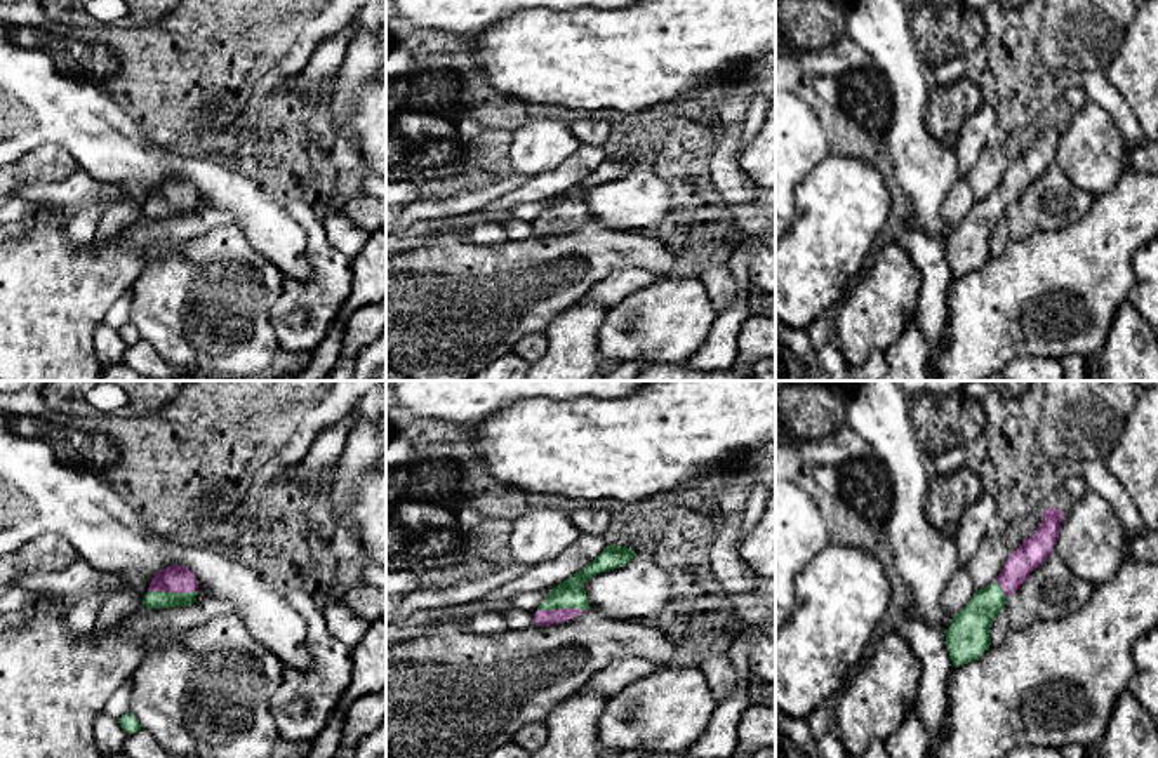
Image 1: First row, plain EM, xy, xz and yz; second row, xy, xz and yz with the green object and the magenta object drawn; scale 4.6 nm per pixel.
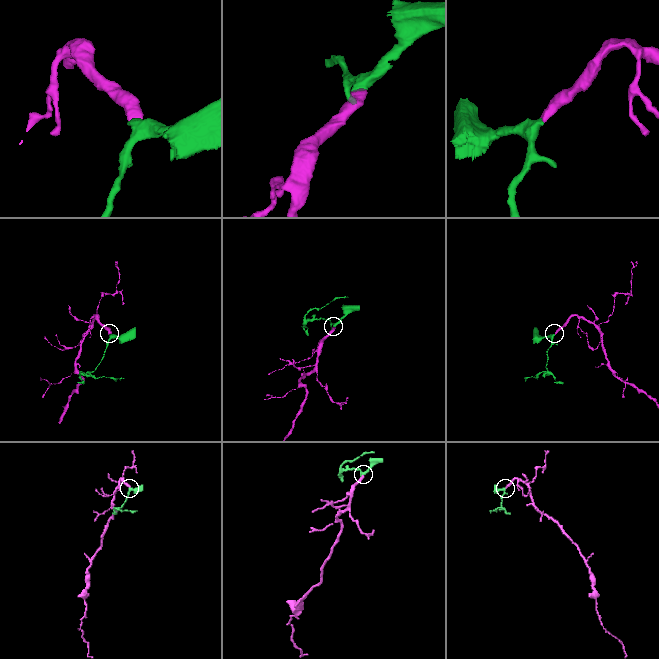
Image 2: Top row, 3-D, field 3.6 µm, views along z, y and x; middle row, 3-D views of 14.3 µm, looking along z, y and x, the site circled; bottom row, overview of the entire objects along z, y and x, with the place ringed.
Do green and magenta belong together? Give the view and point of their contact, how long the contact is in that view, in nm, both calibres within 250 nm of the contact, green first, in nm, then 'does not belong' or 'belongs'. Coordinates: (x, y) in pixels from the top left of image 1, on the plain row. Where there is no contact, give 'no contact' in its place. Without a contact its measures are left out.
xy (173, 204) | 220 nm | 80/130 nm | belongs

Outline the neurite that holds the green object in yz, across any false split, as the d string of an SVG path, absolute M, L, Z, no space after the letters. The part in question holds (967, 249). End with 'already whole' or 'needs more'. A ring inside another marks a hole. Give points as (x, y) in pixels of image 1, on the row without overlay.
M1059 118L1042 123L1040 137L1012 162L998 184L998 191L984 200L975 200L968 214L953 226L944 242L946 256L955 278L977 271L991 256L989 238L1028 186L1054 162L1062 134Z; needs more

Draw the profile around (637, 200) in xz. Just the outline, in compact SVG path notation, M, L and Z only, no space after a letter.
M642 167L589 188L584 200L589 217L626 231L666 228L676 207L668 183Z

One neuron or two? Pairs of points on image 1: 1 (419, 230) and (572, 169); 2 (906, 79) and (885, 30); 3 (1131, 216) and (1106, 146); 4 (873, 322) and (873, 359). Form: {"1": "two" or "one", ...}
{"1": "one", "2": "one", "3": "two", "4": "two"}

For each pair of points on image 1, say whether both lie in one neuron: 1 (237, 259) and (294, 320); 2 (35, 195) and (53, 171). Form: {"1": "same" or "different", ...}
{"1": "different", "2": "different"}

